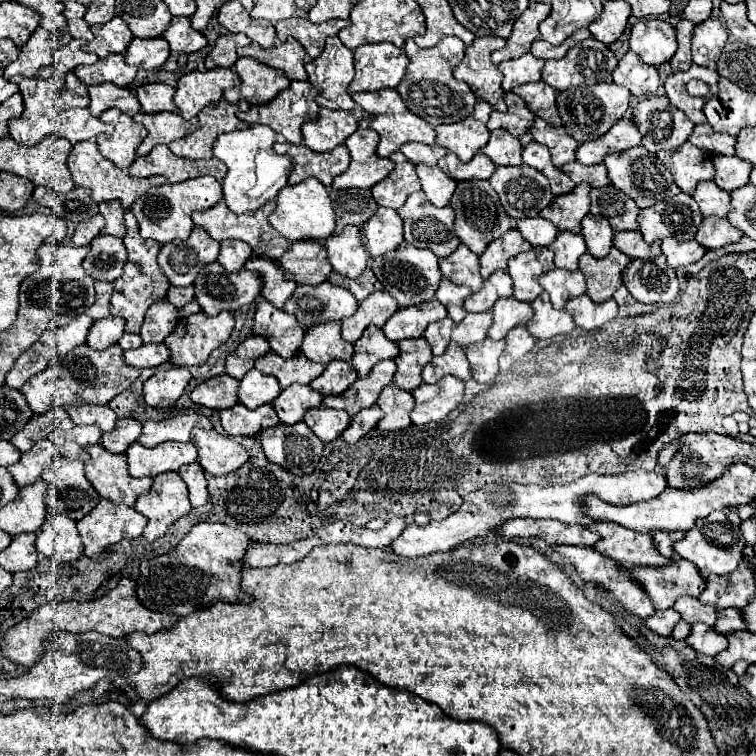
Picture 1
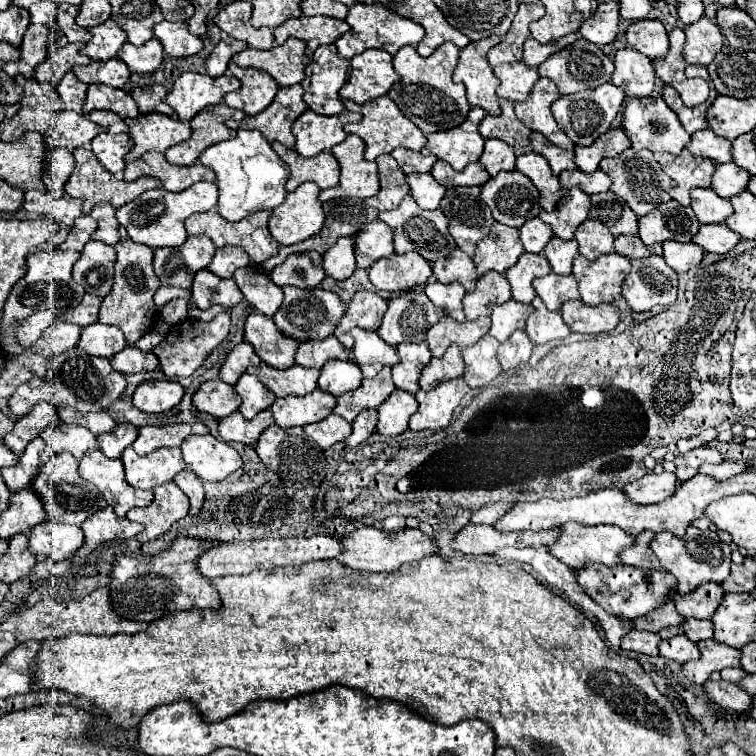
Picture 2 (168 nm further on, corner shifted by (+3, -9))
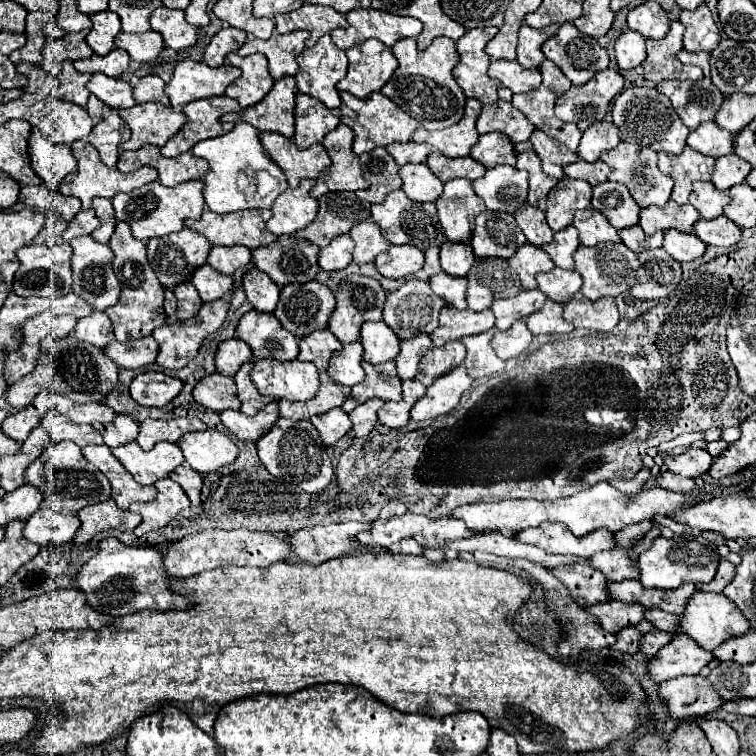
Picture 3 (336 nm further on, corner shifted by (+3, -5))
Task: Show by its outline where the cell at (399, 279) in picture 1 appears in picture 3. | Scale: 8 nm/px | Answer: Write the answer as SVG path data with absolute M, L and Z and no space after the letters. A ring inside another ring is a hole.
M403 244L403 246L391 246L387 252L381 252L375 258L375 266L381 276L385 278L403 278L409 274L415 274L425 264L425 256L419 248Z

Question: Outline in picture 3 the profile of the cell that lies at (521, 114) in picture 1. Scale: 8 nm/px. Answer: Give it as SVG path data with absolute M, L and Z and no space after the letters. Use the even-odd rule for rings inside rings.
M499 88L499 100L491 106L483 106L479 118L477 118L477 130L479 134L487 132L503 132L509 136L511 142L525 142L529 140L535 126L511 104L511 92L507 88Z

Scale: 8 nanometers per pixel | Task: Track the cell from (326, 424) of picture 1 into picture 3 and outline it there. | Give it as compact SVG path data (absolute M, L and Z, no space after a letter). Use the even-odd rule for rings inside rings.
M333 408L325 414L311 416L309 420L319 430L321 440L323 440L325 446L335 444L341 436L345 436L351 430L351 418L341 408Z

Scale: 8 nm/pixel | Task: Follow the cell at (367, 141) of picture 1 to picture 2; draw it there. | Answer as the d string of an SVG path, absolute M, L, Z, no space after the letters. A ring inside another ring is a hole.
M349 134L341 144L331 148L333 156L341 166L341 180L337 186L321 190L319 202L327 202L331 198L371 198L379 190L379 174L377 164L367 162L363 158L365 146L363 140L355 134Z

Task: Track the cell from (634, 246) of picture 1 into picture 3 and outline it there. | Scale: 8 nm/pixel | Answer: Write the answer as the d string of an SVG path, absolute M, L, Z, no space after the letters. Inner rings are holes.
M633 226L633 228L625 228L625 230L619 230L619 236L621 236L621 242L633 250L635 254L641 254L643 250L651 248L649 246L649 236L639 228L639 226Z

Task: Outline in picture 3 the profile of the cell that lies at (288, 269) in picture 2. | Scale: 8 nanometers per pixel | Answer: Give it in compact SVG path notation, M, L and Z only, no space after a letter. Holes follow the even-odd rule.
M279 236L275 244L253 250L253 264L277 286L311 282L319 272L317 258L319 246L293 236Z

